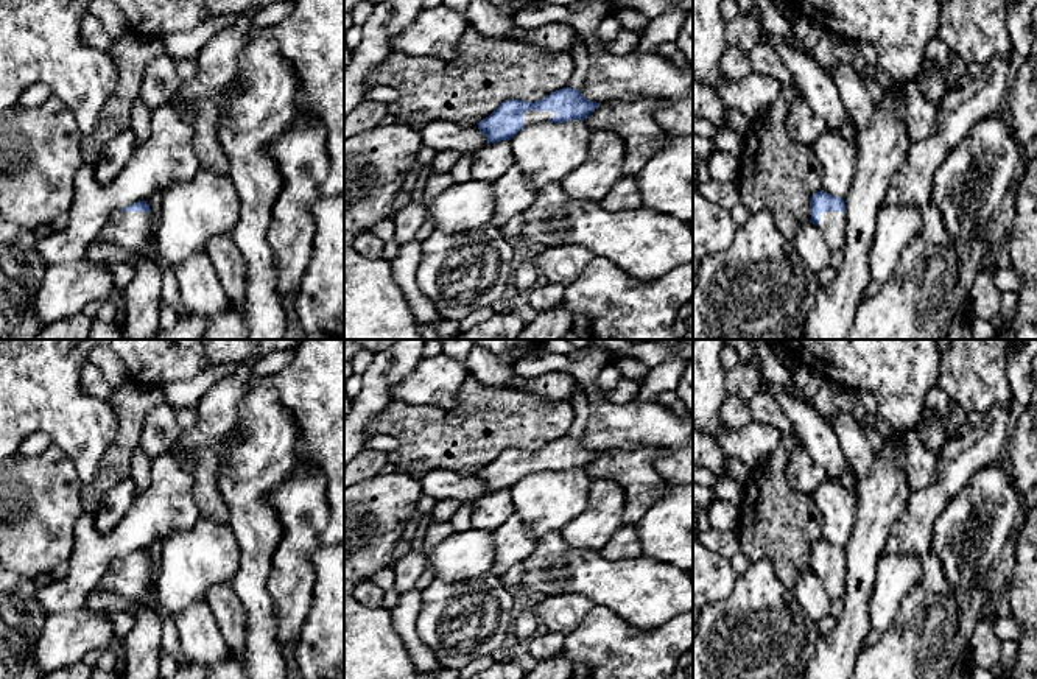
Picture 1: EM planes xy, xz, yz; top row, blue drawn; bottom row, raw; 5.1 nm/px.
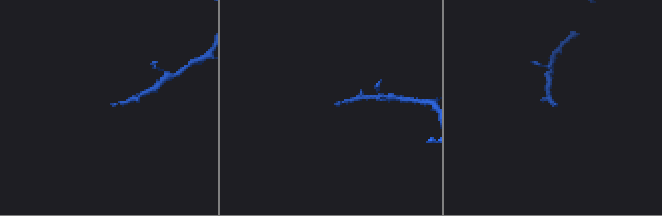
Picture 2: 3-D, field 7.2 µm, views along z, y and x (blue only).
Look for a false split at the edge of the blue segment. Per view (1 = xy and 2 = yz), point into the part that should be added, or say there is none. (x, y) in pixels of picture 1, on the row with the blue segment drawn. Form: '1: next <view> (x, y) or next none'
1: next xy (133, 231)
2: next yz (833, 225)

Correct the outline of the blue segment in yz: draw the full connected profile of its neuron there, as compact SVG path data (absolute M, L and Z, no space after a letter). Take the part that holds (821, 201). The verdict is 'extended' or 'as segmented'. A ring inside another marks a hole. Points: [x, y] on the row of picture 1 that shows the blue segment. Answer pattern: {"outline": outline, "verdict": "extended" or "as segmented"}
{"outline": "M821 190L810 199L811 223L824 234L833 251L842 251L847 240L847 212L844 199Z", "verdict": "extended"}

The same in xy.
{"outline": "M146 201L112 212L95 240L132 251L148 246L153 240L153 216Z", "verdict": "extended"}

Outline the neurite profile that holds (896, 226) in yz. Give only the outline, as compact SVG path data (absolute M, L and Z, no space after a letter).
M881 207L875 223L875 237L869 252L870 280L886 282L897 266L903 249L923 227L920 207Z

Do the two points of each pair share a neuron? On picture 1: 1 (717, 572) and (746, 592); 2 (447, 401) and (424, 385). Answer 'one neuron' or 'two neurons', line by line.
1: two neurons
2: one neuron

